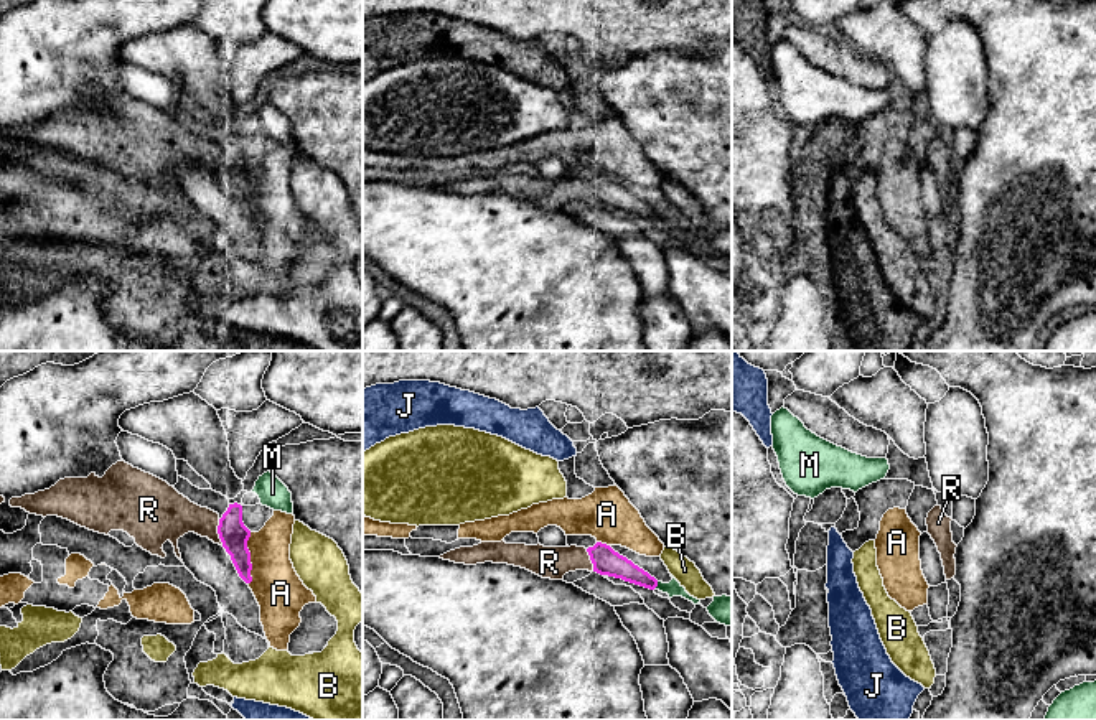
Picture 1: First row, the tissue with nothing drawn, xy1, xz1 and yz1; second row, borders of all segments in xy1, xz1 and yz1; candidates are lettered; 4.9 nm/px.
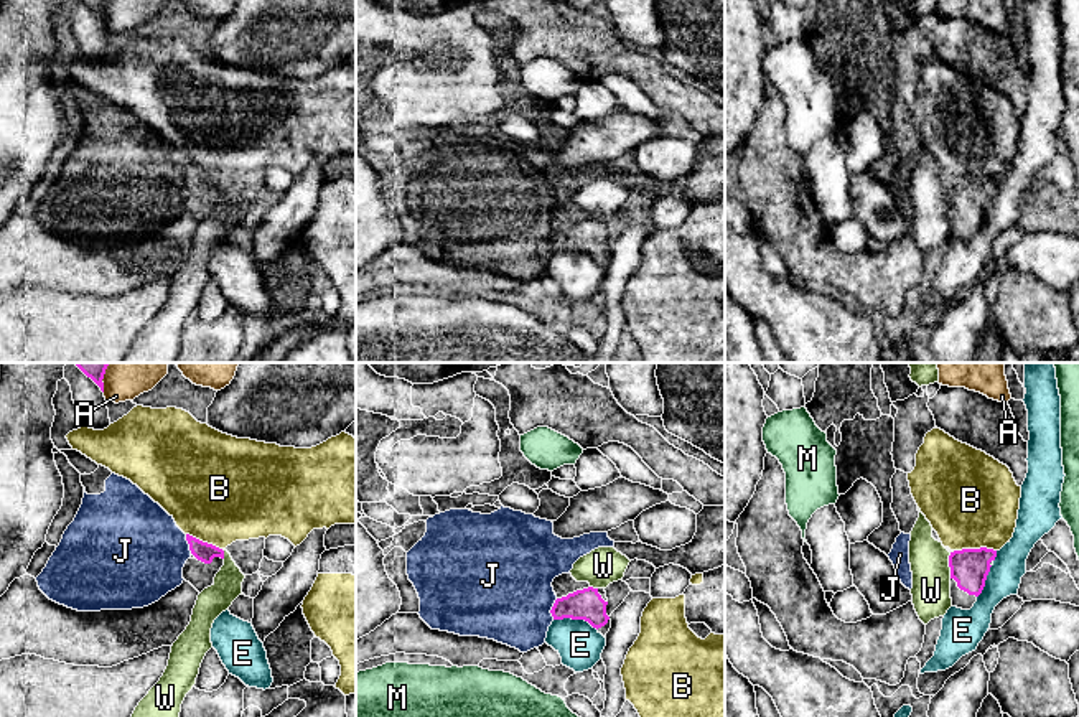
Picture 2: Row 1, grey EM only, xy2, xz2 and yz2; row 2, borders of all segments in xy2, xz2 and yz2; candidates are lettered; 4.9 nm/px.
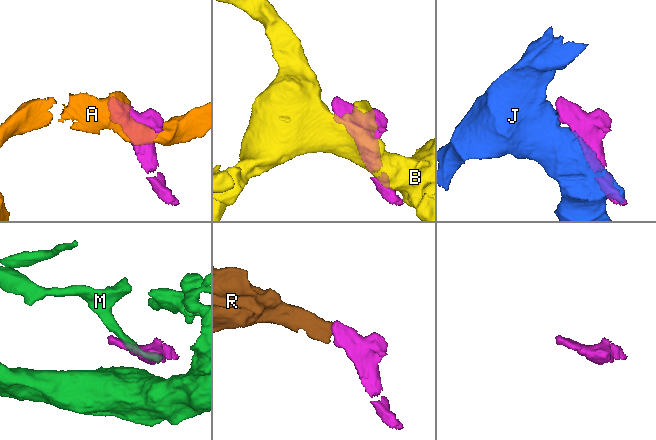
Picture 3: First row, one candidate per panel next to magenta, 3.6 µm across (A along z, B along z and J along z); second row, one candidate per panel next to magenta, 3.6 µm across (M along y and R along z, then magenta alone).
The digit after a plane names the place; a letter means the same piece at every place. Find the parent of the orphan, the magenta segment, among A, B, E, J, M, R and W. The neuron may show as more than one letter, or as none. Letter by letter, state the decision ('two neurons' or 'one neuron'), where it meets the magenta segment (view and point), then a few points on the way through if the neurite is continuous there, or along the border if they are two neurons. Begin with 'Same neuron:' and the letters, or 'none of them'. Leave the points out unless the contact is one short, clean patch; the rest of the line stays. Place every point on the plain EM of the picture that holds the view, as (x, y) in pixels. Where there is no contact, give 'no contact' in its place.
Same neuron: R
A: two neurons | xy1 (249, 190)
B: two neurons | yz2 (974, 180)
E: two neurons | xz2 (575, 249) | along xz2 (554, 249), (583, 249), (597, 261)
J: two neurons | xz2 (552, 239) | along xz2 (557, 229), (551, 241), (552, 249)
M: two neurons | xz1 (656, 216)
R: one neuron | xy1 (218, 163)
W: two neurons | yz2 (949, 196) | along yz2 (951, 183), (949, 208)

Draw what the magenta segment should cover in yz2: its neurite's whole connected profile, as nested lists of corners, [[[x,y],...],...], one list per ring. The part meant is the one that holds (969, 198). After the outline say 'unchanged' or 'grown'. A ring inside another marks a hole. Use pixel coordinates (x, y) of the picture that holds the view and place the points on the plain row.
[[[962,180],[949,186],[952,237],[970,241],[985,218],[997,181]]]; grown

